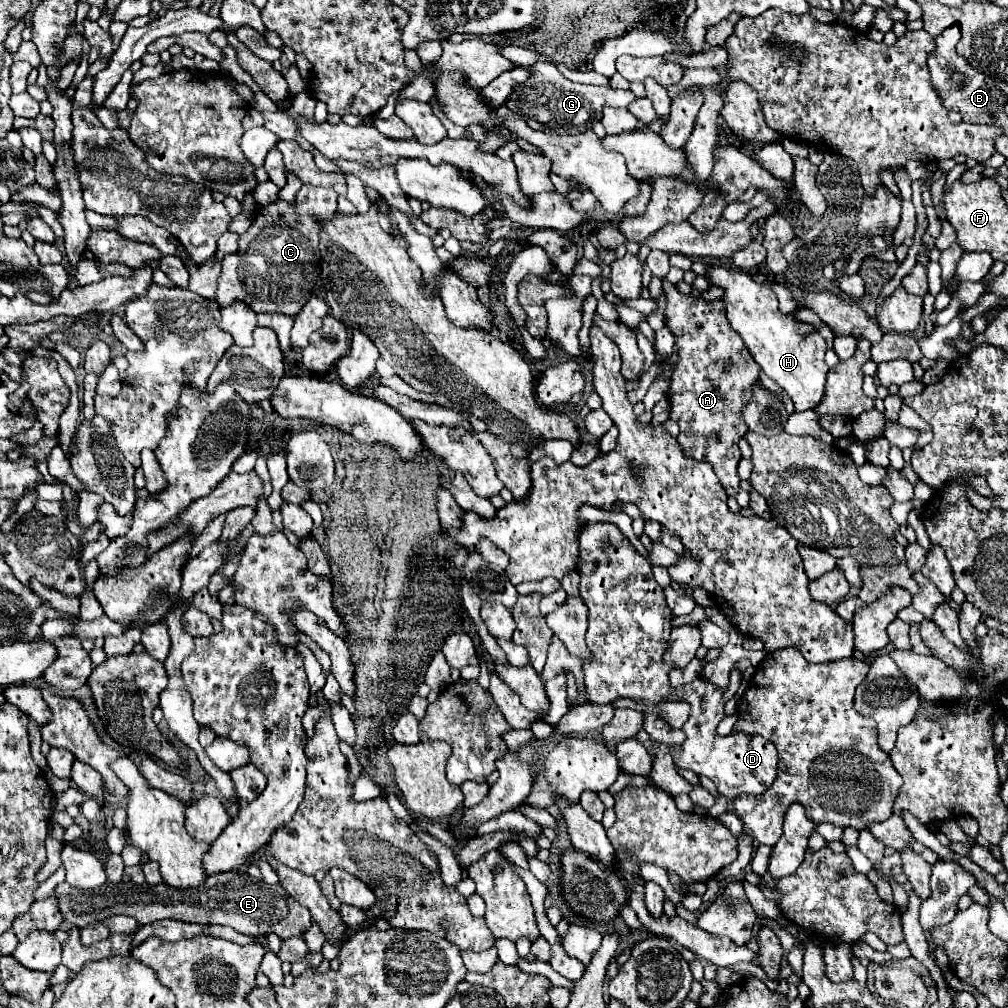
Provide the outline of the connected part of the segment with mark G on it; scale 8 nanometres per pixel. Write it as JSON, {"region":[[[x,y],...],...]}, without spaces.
{"region":[[[550,61],[534,63],[532,69],[534,69],[532,77],[524,85],[518,85],[518,89],[506,99],[506,105],[510,107],[510,111],[516,111],[520,117],[524,117],[524,121],[536,131],[556,131],[556,133],[586,131],[592,129],[596,121],[600,121],[604,105],[626,107],[636,99],[632,91],[572,83]]]}

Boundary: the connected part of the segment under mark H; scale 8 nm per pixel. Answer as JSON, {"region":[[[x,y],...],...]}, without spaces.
{"region":[[[708,267],[708,277],[712,283],[726,289],[722,301],[726,303],[724,313],[730,319],[732,329],[744,339],[754,361],[760,369],[772,377],[792,399],[794,411],[806,411],[820,405],[824,399],[824,379],[828,375],[828,365],[824,363],[826,341],[816,331],[804,339],[796,333],[796,323],[802,323],[796,317],[796,311],[782,313],[778,307],[778,297],[770,287],[764,287],[746,271],[734,271],[728,267]]]}

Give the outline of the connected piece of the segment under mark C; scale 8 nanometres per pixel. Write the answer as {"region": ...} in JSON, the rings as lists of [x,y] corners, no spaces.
{"region":[[[302,185],[296,201],[274,201],[256,211],[246,233],[238,237],[238,251],[222,259],[216,301],[228,307],[234,299],[248,303],[256,313],[296,315],[320,287],[320,223],[332,219],[338,207],[332,189]]]}

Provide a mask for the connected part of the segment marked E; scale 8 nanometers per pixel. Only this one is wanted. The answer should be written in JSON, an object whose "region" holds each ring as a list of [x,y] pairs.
{"region":[[[248,869],[210,875],[200,887],[174,889],[166,883],[160,885],[136,885],[132,881],[124,883],[106,883],[96,891],[80,891],[78,887],[68,885],[66,881],[56,887],[56,897],[60,901],[60,911],[66,921],[76,927],[86,927],[110,915],[130,915],[138,923],[154,923],[164,917],[188,921],[188,923],[214,923],[228,925],[238,933],[246,935],[264,935],[276,933],[282,939],[304,935],[310,927],[310,911],[296,903],[280,885],[268,885],[262,879],[248,875]]]}

